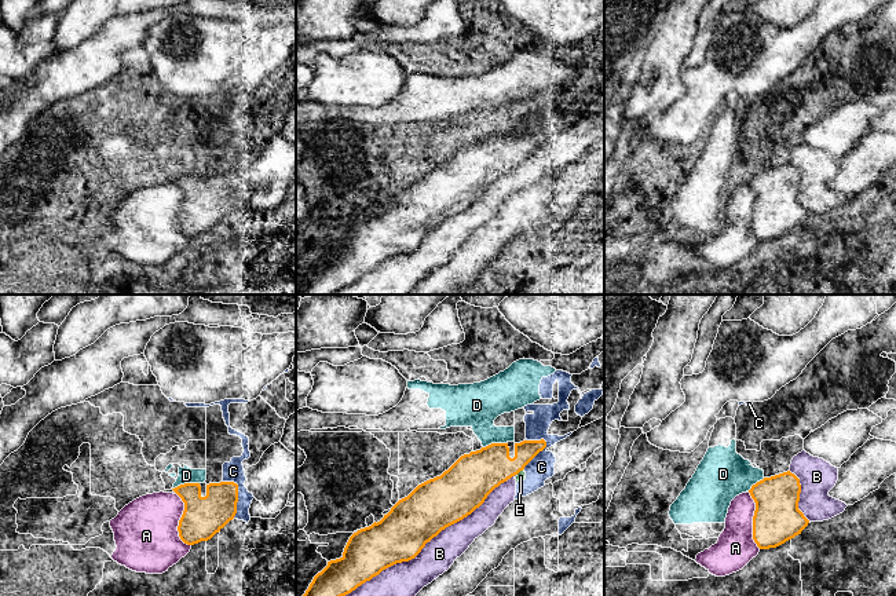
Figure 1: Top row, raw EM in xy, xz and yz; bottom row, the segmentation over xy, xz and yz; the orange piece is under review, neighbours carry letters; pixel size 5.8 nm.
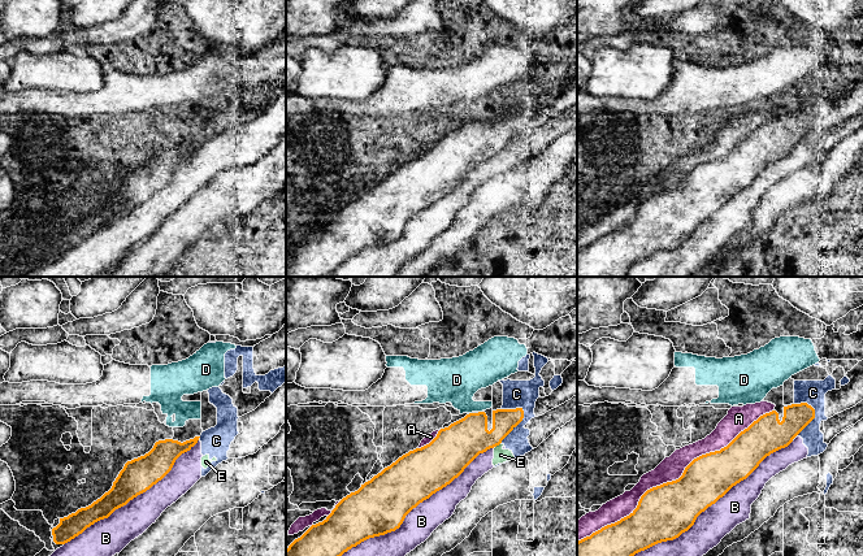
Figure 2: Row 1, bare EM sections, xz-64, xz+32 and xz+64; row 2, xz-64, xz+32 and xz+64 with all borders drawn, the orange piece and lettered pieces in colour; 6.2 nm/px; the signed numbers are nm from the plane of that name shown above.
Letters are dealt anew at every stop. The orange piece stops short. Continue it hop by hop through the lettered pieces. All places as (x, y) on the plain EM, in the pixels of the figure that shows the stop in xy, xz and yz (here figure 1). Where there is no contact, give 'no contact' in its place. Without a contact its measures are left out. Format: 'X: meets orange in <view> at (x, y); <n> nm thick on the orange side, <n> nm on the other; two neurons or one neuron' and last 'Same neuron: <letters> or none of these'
A: meets orange in yz at (753, 212); 280 nm thick on the orange side, 220 nm on the other; two neurons
B: meets orange in xz at (424, 237); 300 nm thick on the orange side, 220 nm on the other; two neurons
C: meets orange in xy at (237, 187); 240 nm thick on the orange side, 120 nm on the other; one neuron
D: meets orange in xy at (186, 175); 240 nm thick on the orange side, 100 nm on the other; two neurons
E: meets orange in xz at (519, 163); 260 nm thick on the orange side, 50 nm on the other; two neurons
Same neuron: C

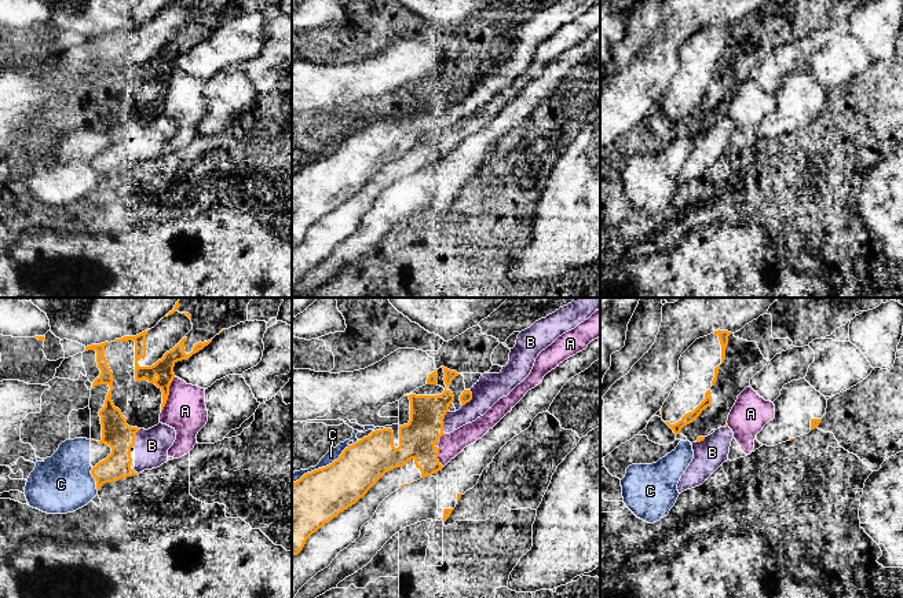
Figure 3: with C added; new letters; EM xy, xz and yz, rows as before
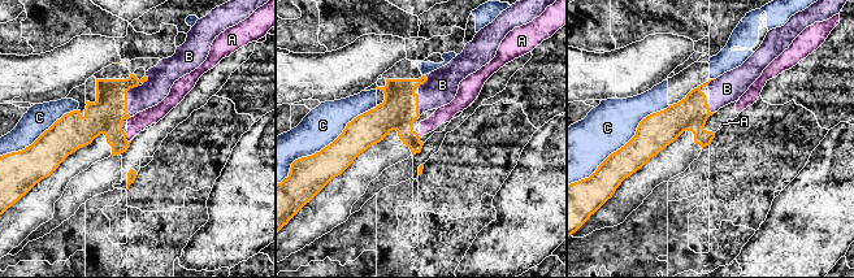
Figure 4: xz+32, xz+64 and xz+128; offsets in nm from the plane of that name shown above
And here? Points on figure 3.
A: meets orange in xy at (168, 86); 110 nm thick on the orange side, 240 nm on the other; two neurons
B: meets orange in xz at (442, 113); 220 nm thick on the orange side, 120 nm on the other; one neuron
C: meets orange in xz at (322, 159); 300 nm thick on the orange side, 70 nm on the other; two neurons
Same neuron: B

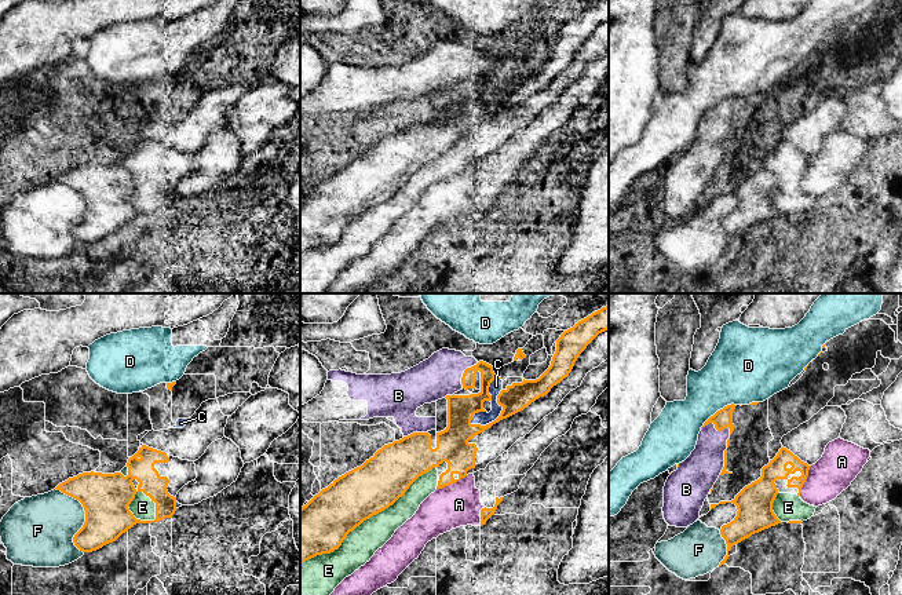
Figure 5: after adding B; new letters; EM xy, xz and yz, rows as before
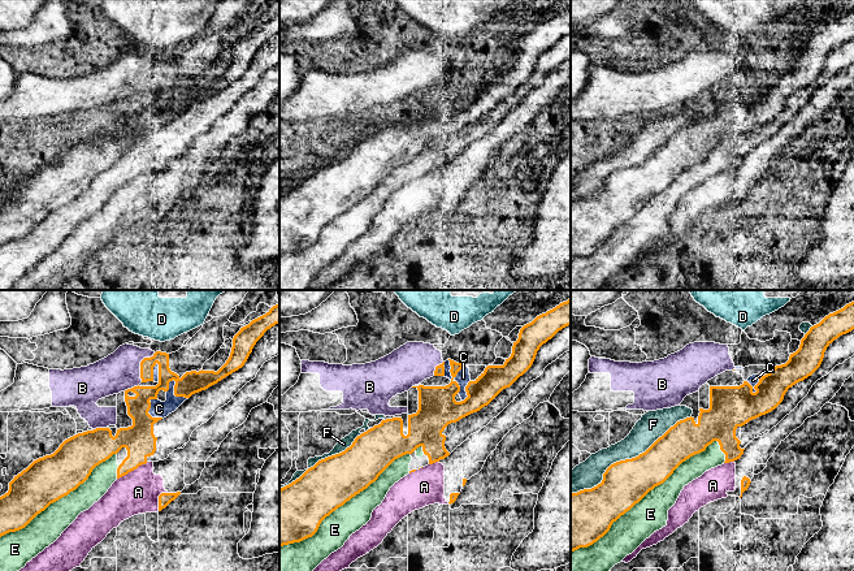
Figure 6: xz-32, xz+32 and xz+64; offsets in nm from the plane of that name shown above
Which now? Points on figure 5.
A: meets orange in xz at (452, 174); 200 nm thick on the orange side, 260 nm on the other; two neurons
B: meets orange in yz at (718, 121); 110 nm thick on the orange side, 220 nm on the other; two neurons
C: meets orange in xz at (499, 108); 160 nm thick on the orange side, 80 nm on the other; two neurons
D: meets orange in yz at (718, 102); 110 nm thick on the orange side, 360 nm on the other; two neurons
E: meets orange in xz at (368, 210); 300 nm thick on the orange side, 190 nm on the other; two neurons
F: meets orange in xy at (86, 207); 280 nm thick on the orange side, 360 nm on the other; two neurons
Same neuron: none of these

